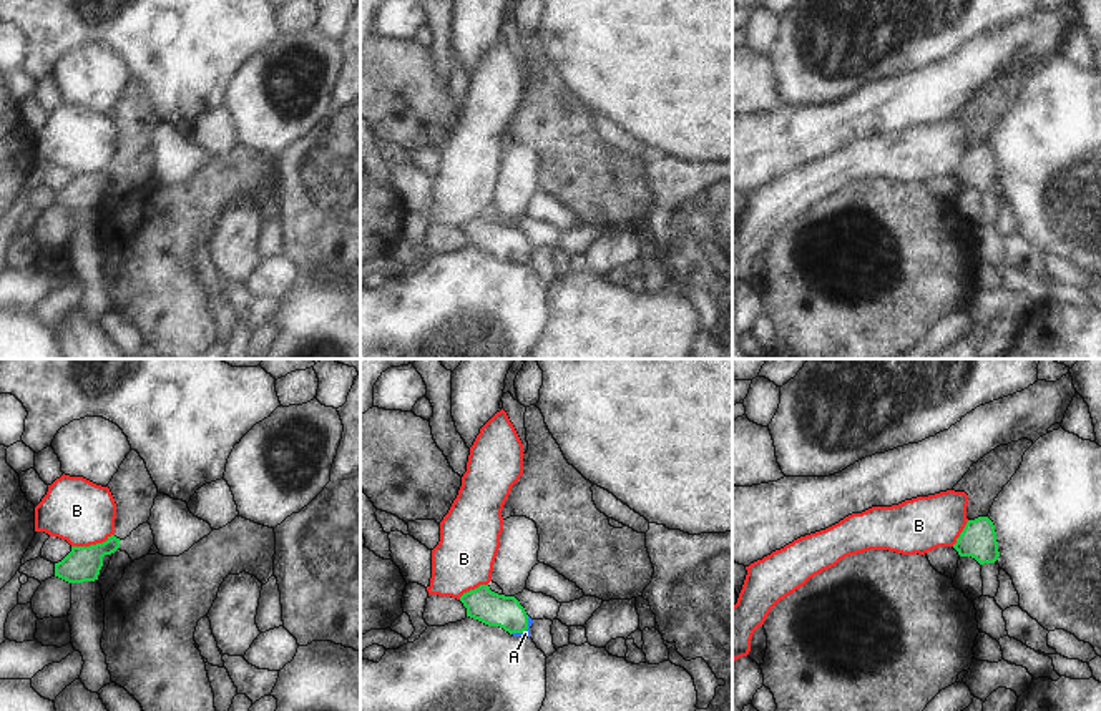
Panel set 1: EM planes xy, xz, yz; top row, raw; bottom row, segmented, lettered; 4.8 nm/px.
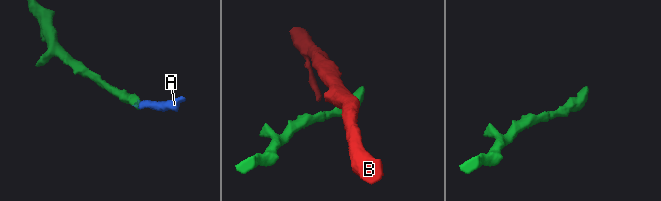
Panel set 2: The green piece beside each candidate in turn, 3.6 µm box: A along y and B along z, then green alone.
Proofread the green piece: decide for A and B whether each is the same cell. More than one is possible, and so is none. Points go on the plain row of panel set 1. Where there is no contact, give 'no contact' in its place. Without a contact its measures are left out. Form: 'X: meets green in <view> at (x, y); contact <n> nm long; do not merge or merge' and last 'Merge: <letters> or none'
A: meets green in xz at (523, 258); contact 130 nm long; merge
B: meets green in xy at (92, 173); contact 220 nm long; do not merge
Merge: A

